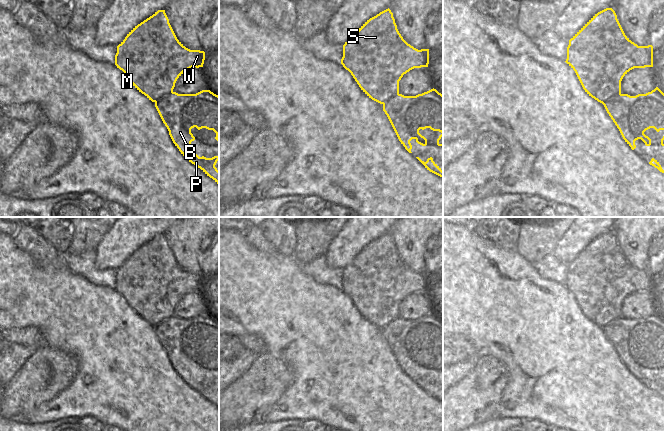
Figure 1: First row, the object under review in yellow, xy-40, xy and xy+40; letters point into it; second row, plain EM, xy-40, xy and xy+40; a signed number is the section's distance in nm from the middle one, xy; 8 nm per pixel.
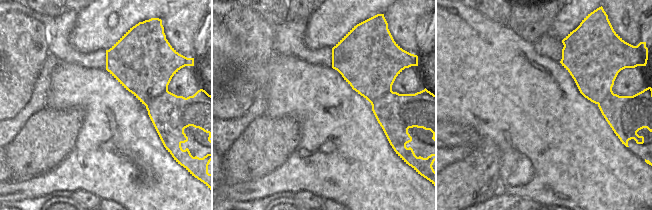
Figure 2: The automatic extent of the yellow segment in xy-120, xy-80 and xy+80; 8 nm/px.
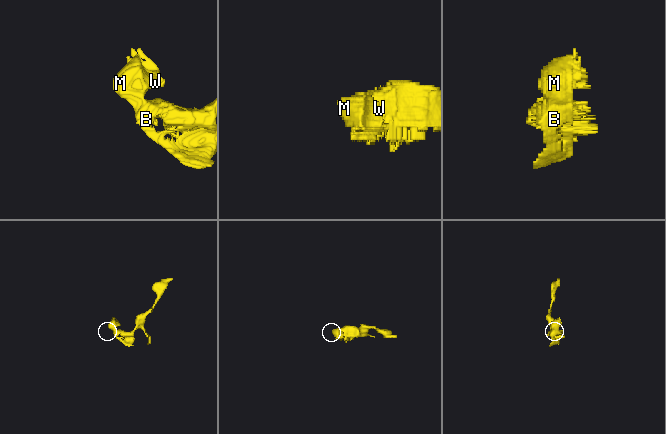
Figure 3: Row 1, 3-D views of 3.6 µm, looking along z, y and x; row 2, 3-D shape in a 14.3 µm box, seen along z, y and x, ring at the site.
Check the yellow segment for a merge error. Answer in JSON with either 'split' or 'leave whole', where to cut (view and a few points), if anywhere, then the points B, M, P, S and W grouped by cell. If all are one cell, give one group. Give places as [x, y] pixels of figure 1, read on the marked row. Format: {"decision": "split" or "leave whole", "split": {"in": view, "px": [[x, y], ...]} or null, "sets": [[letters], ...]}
{"decision": "split", "split": {"in": "xy+40", "px": [[620, 93], [611, 97], [603, 104]]}, "sets": [["B", "P"], ["M", "S", "W"]]}

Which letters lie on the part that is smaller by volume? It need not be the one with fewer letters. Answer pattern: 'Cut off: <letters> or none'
Cut off: M, S, W

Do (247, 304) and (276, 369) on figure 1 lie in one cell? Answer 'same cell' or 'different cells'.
different cells

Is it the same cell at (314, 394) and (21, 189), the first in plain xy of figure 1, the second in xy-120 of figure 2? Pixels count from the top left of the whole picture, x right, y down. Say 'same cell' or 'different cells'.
same cell

